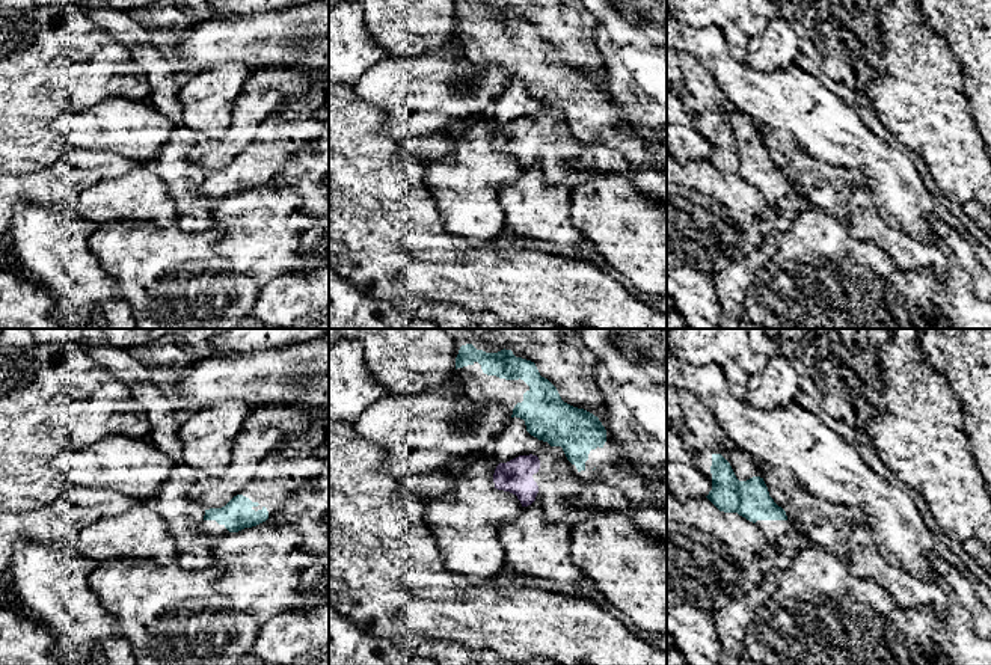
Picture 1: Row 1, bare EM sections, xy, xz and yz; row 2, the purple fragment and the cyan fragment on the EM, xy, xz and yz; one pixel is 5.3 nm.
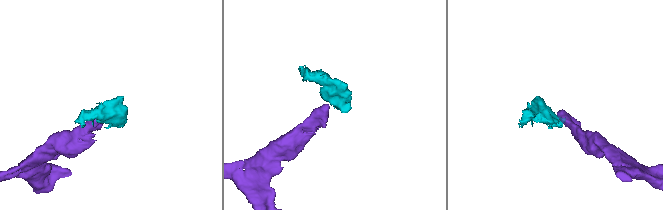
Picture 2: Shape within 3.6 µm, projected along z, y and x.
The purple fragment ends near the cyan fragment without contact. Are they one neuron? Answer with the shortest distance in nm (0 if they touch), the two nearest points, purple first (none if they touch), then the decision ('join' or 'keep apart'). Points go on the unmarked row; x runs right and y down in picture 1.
90 nm | xz (531, 116), (539, 101) | keep apart

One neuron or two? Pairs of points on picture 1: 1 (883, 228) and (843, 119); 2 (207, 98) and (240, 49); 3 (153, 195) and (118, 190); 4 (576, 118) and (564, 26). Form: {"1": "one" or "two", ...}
{"1": "two", "2": "two", "3": "one", "4": "two"}

